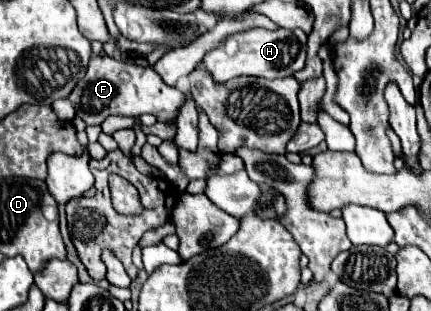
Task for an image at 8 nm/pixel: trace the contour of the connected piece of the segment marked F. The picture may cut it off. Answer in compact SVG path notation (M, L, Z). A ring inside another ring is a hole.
M98 55L90 59L88 71L82 81L76 83L70 93L70 101L76 105L76 115L86 121L86 125L100 125L108 115L128 115L140 117L142 113L152 113L158 121L172 125L178 117L186 95L176 87L170 87L152 67L134 65L128 61L118 61L108 55Z

